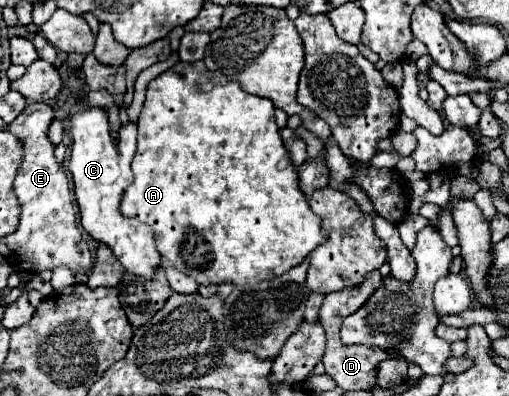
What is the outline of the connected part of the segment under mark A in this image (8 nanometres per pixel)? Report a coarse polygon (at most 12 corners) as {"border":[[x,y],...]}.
{"border":[[149,82],[123,216],[203,286],[327,240],[267,98]]}

